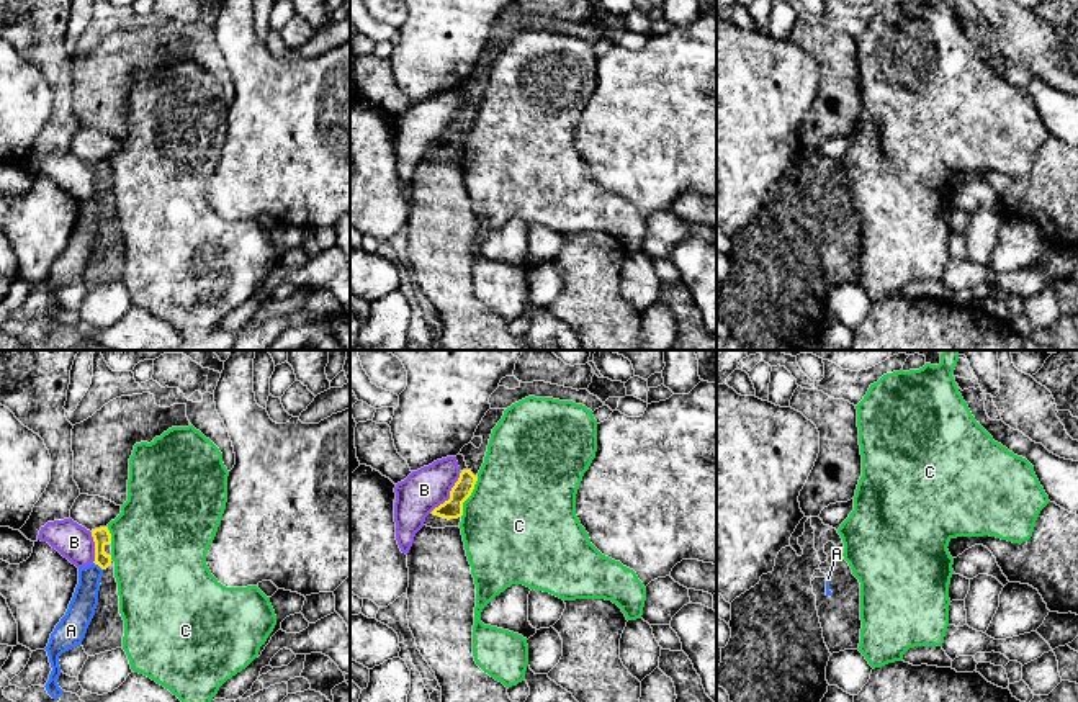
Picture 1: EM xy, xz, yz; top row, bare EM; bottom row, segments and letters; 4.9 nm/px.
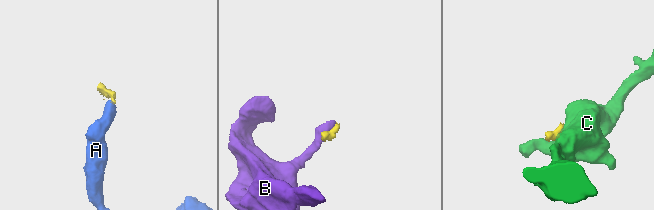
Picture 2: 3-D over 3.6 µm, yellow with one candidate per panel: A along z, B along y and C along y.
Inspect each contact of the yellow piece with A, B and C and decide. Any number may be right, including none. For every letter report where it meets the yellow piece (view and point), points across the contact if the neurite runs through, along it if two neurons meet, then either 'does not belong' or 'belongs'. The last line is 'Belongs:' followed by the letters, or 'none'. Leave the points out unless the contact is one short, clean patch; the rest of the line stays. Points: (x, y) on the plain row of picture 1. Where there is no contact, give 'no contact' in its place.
A: xy (98, 198) | along xy (94, 195), (102, 203) | does not belong
B: xz (450, 128) | along xz (462, 105), (450, 130), (429, 146) | does not belong
C: xz (470, 128) | along xz (478, 110), (471, 128), (463, 136), (460, 149) | does not belong
Belongs: none

